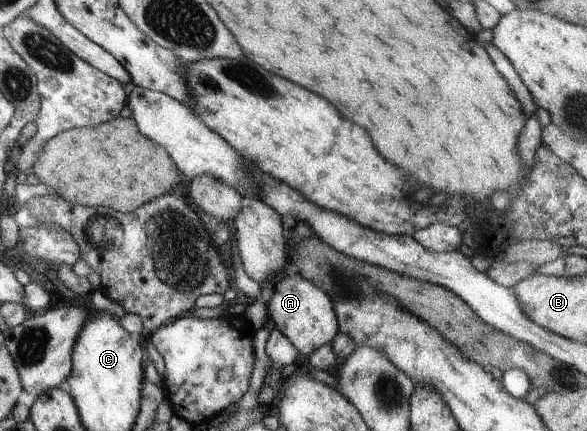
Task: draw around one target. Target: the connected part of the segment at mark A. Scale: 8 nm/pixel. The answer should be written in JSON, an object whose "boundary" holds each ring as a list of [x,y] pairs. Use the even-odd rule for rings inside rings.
{"boundary":[[[289,272],[288,275],[266,295],[267,313],[280,330],[302,355],[310,355],[317,347],[332,343],[338,331],[337,315],[333,299],[319,285]]]}

